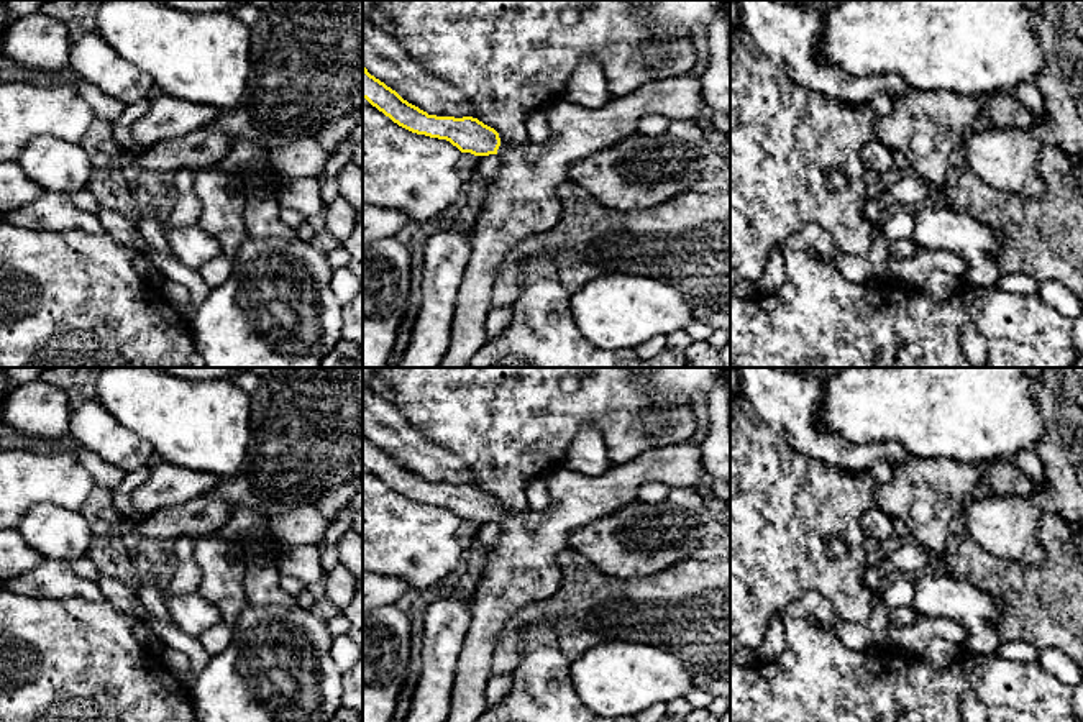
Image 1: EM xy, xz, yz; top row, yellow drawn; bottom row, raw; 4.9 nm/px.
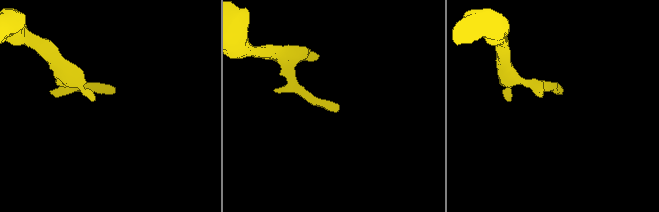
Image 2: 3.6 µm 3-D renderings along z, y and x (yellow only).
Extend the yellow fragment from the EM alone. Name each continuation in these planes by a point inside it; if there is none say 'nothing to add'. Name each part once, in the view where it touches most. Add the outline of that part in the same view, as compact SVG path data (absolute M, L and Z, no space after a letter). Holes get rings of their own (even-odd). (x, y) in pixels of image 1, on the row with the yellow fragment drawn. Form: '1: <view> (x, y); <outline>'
1: xz (522, 201); M688 72L612 97L597 110L560 100L546 108L550 138L545 143L500 141L500 172L486 180L473 203L471 254L456 297L451 341L438 368L468 368L486 345L492 287L502 263L523 238L560 222L558 189L578 161L632 136L645 115L683 121L692 120L701 108L701 79Z

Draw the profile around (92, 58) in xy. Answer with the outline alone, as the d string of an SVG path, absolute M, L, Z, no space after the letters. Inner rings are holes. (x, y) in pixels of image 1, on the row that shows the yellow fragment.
M95 30L69 48L71 69L123 105L154 92L153 79L123 59Z

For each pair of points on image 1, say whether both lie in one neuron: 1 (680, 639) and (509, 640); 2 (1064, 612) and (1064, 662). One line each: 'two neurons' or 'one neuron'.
1: one neuron
2: two neurons

